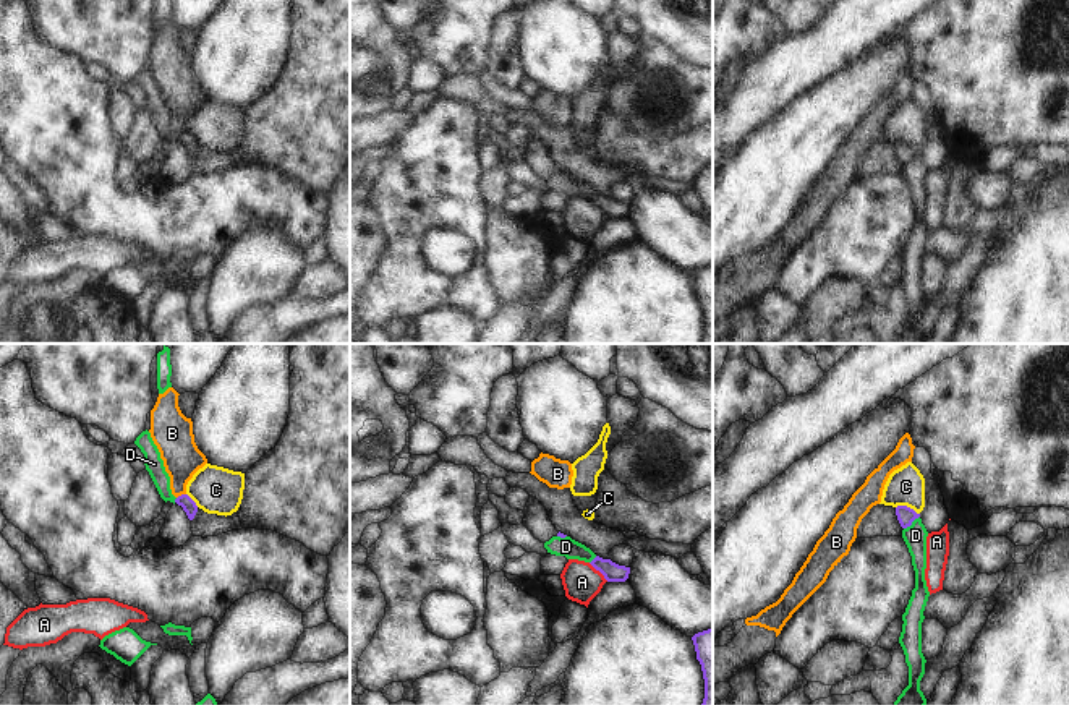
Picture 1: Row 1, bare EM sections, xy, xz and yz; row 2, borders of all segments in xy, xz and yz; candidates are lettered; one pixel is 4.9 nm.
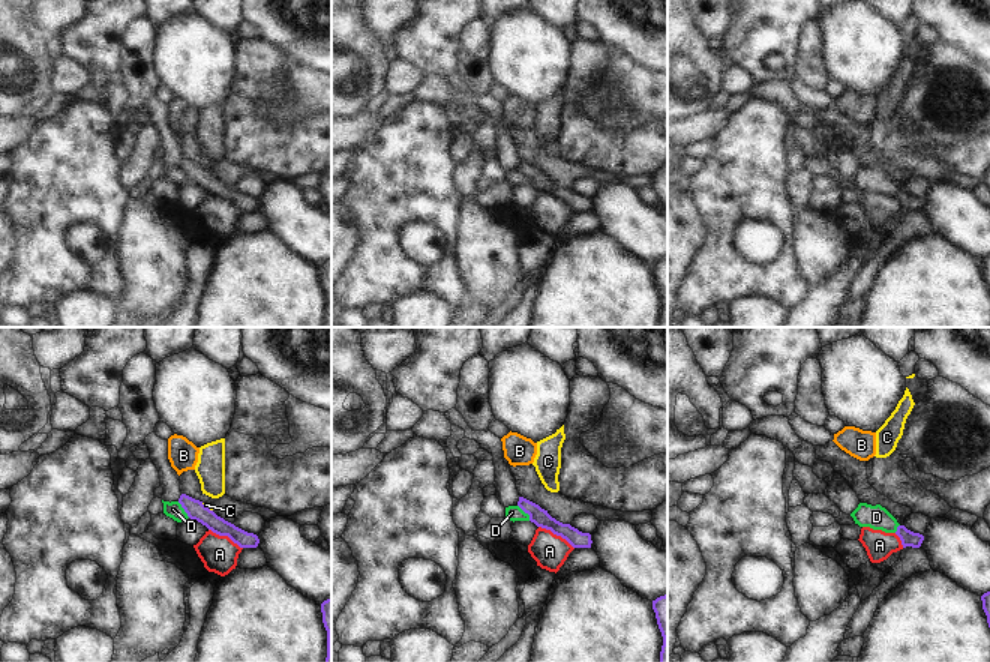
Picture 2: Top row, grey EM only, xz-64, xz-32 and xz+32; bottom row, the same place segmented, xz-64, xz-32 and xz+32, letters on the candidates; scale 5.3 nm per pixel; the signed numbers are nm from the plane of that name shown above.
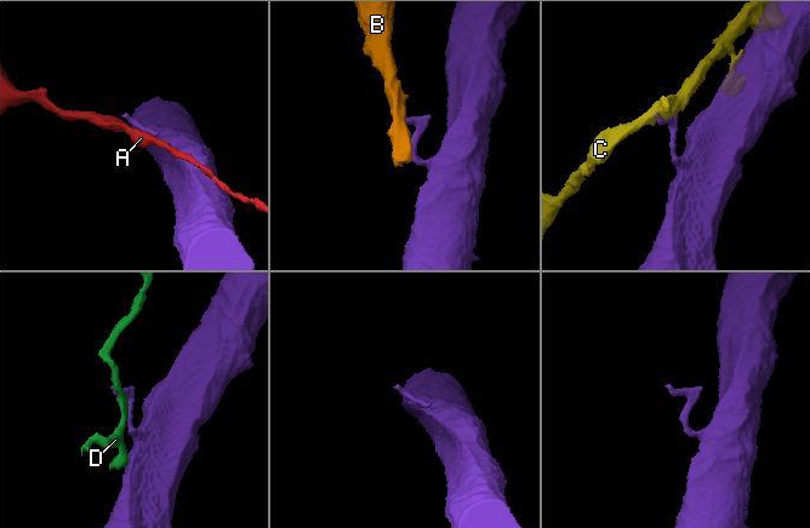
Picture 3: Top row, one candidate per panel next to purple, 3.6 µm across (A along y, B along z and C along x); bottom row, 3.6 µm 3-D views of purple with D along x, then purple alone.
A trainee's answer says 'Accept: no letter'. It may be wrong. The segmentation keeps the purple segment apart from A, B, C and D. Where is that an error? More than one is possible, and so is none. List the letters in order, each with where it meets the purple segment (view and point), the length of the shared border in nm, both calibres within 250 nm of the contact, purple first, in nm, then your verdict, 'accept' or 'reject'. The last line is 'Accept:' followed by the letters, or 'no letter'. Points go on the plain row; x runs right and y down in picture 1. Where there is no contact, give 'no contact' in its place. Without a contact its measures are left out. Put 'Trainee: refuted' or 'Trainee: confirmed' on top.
Trainee: confirmed
A: meets purple in xz at (598, 206); contact 140 nm long; 100 nm thick on the purple side, 190 nm on the other; reject
B: meets purple in xy at (182, 132); contact 50 nm long; 70 nm thick on the purple side, 190 nm on the other; reject
C: meets purple in yz at (906, 143); contact 130 nm long; 90 nm thick on the purple side, 190 nm on the other; reject
D: meets purple in yz at (911, 161); contact 100 nm long; 90 nm thick on the purple side, 110 nm on the other; reject
Accept: no letter

